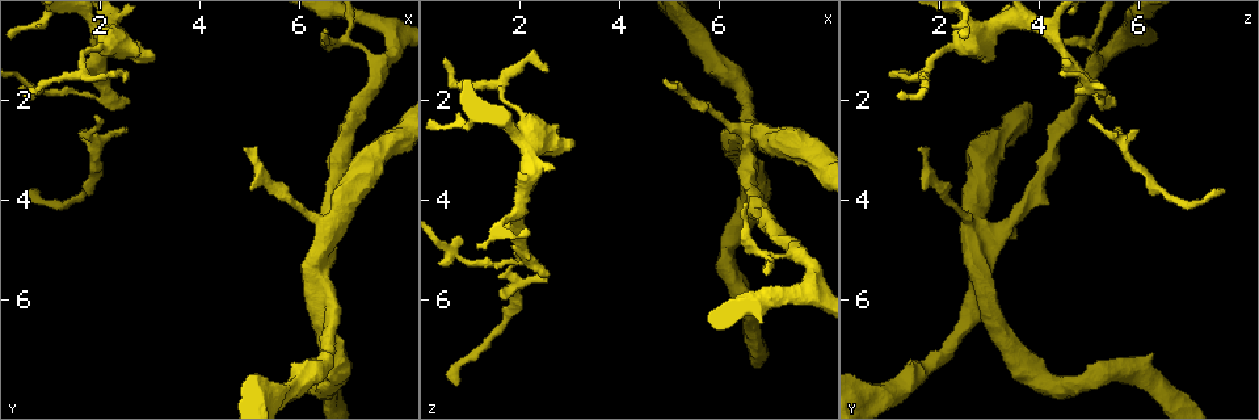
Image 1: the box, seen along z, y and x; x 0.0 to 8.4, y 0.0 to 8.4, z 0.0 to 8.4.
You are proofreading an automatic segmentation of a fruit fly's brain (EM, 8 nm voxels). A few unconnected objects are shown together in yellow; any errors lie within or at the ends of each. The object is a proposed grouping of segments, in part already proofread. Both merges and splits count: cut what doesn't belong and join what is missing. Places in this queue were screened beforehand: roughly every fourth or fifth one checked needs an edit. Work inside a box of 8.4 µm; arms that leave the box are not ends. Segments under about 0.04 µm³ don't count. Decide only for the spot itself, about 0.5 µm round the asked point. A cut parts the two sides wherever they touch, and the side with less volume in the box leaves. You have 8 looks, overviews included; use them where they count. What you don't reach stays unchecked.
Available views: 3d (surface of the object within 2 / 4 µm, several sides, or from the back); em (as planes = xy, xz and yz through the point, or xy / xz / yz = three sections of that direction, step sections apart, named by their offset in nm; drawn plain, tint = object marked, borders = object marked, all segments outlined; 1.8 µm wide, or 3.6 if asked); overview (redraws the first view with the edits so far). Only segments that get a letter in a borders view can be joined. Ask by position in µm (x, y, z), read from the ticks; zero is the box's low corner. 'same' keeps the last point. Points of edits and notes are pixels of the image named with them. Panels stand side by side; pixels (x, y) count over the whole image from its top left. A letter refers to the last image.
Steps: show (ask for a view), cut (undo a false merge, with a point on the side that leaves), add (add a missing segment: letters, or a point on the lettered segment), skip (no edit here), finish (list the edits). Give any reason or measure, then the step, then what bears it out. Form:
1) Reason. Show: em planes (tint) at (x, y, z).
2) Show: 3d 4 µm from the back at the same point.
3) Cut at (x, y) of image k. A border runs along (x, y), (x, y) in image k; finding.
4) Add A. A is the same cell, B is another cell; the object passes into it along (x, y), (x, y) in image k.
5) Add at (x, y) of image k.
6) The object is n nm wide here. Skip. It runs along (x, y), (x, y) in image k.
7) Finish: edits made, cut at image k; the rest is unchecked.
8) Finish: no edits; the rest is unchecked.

Show: em planes (borders) at (6.55, 0.70, 4.05).

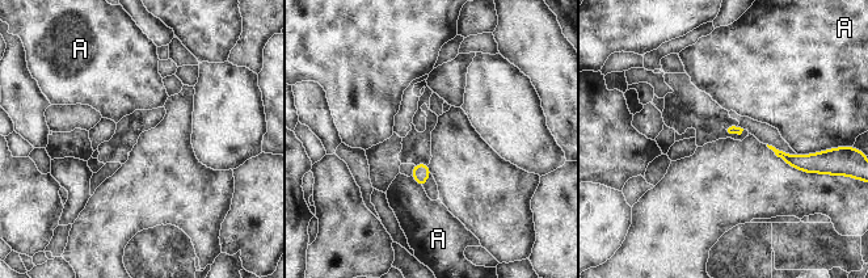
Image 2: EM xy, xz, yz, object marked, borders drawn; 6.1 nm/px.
Skip. A is another cell; a border runs along (816, 151), (812, 154), (796, 154) in image 2; none of them fits.

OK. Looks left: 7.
Looks like a crossing. Show: em xz step 8 (plain) at (6.65, 4.75, 2.75).

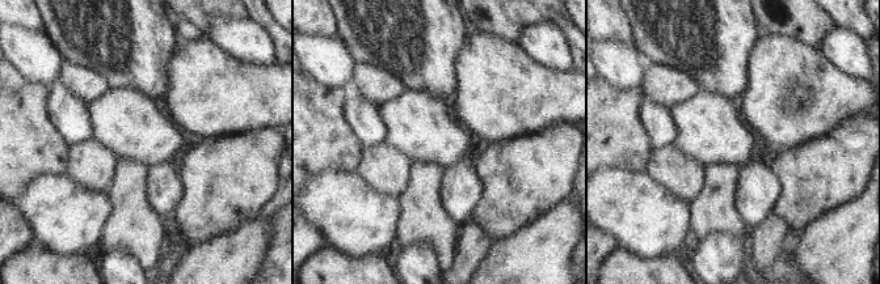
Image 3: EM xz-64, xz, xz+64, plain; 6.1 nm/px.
See the neighbours. Show: em xz step 8 (borders) at the same point.

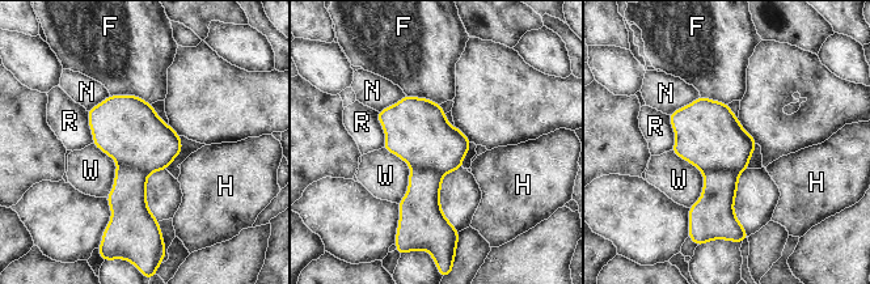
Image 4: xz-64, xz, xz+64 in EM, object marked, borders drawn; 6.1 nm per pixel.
Skip. F, H, N, R and W are other cells; a border runs along (670, 151), (704, 177), (689, 208) in image 4; all the same cell.

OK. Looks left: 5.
Show: em planes (plain) at (2.05, 0.60, 4.05).

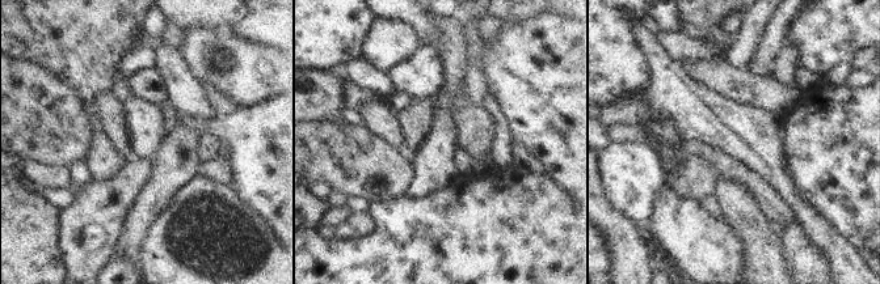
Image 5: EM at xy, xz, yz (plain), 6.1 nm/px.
What lies round it. Show: em planes (borders) at the same point.

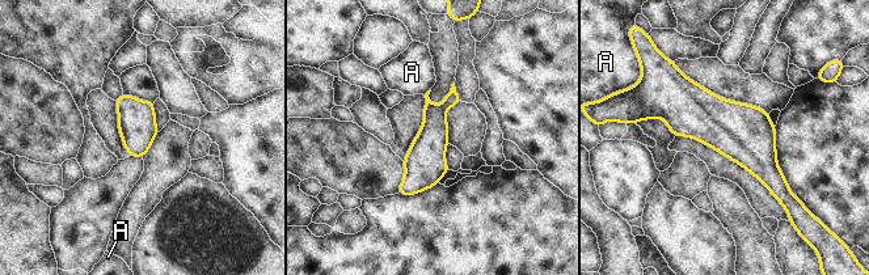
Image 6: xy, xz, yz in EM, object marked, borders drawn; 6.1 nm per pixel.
Skip. A is another cell; a border runs along (637, 121), (661, 118), (675, 135) in image 6; all the same cell.

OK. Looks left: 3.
Finish: no edits; the rest is unchecked.

